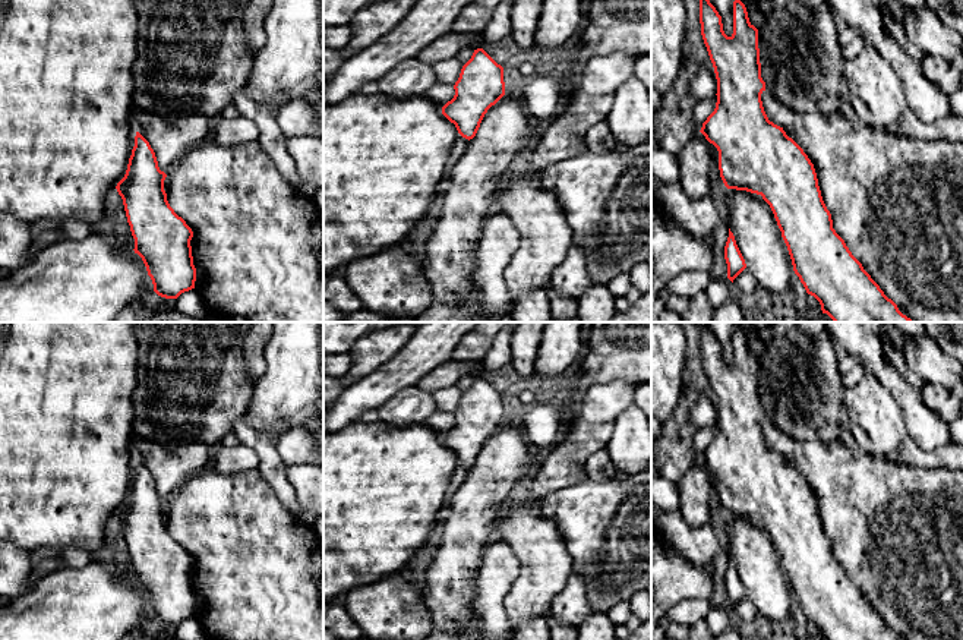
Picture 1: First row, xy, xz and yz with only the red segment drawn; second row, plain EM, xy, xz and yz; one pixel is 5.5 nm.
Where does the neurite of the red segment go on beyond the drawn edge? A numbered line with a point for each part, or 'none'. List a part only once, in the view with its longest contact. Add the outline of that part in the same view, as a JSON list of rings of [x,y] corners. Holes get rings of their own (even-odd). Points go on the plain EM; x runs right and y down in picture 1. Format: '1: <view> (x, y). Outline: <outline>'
none

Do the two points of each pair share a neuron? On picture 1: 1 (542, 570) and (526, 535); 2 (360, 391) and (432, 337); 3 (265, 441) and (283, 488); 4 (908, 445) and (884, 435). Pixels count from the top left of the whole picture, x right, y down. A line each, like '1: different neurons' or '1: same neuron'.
1: same neuron
2: same neuron
3: same neuron
4: different neurons

